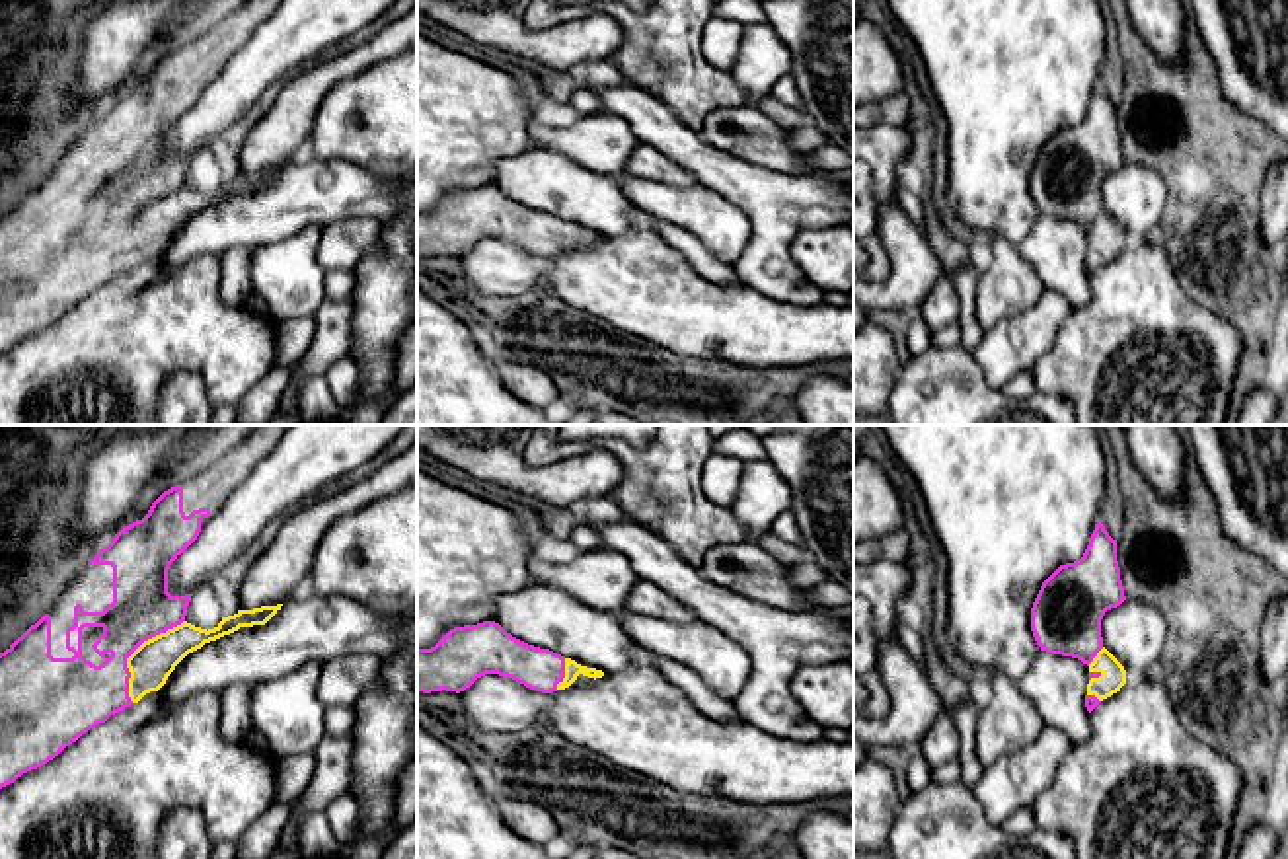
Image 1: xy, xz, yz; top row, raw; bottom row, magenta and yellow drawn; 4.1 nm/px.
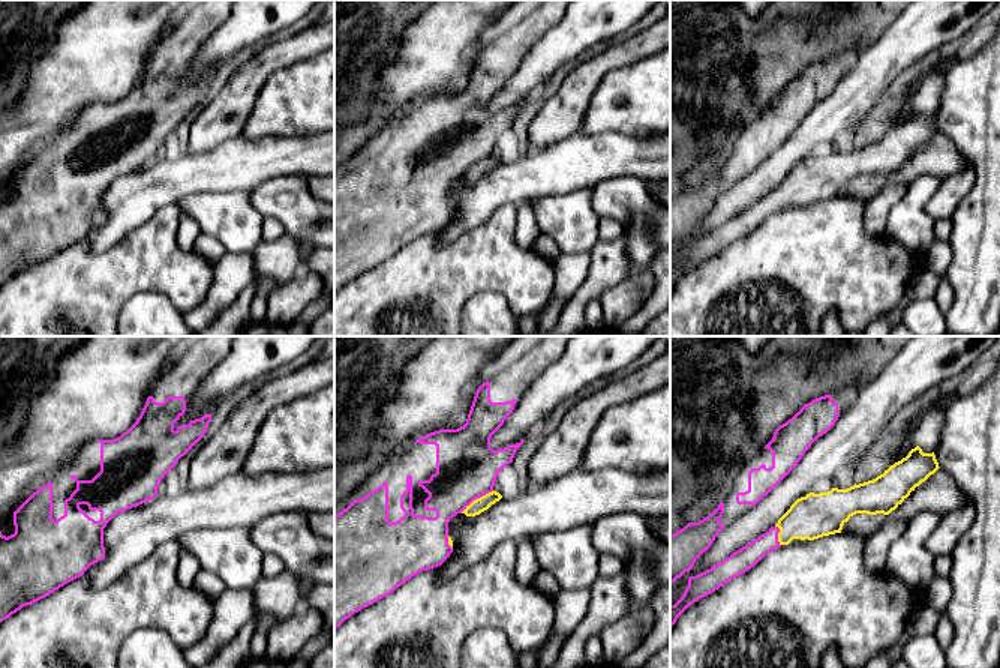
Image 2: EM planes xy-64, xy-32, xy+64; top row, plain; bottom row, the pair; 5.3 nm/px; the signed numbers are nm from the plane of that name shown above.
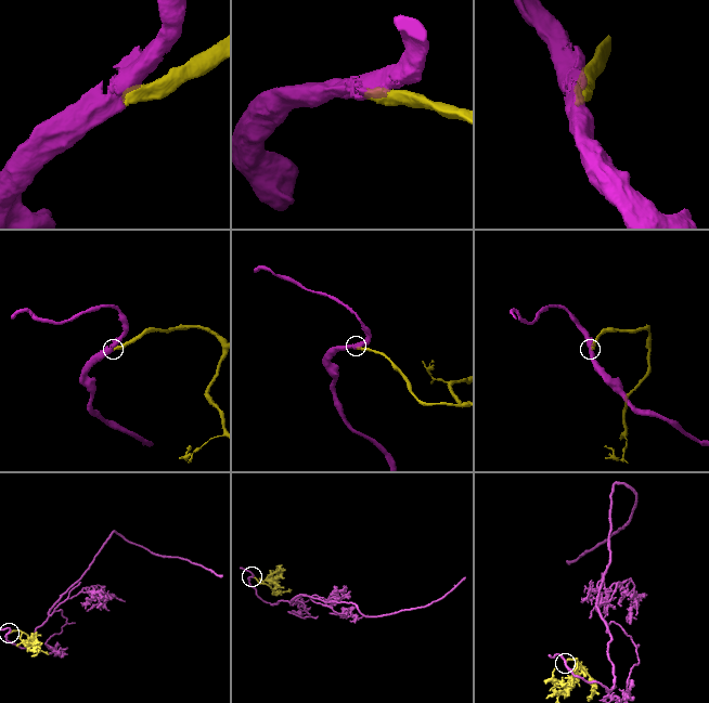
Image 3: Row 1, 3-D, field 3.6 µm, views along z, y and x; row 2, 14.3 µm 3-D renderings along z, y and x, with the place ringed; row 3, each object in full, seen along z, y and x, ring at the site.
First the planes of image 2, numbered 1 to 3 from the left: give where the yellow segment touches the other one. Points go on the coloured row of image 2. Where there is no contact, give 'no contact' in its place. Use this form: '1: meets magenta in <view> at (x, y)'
1: no contact
2: meets magenta in xy-32 at (476, 499)
3: meets magenta in xy+64 at (777, 536)

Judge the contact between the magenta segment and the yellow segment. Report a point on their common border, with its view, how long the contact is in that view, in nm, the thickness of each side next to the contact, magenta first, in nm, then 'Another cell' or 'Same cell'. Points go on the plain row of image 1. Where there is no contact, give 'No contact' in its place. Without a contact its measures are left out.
Touches magenta at xy (133, 215). Shared border 400 nm. Thickness 260 nm (magenta) against 170 nm. Same cell

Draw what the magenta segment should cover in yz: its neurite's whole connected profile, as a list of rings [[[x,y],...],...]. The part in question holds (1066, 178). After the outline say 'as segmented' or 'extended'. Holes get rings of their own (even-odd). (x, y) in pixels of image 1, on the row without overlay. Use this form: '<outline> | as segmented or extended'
[[[1097,86],[1083,121],[1060,129],[1042,146],[1031,171],[1031,195],[1041,214],[1089,230],[1089,277],[1126,247],[1124,230],[1103,210],[1101,201],[1105,175],[1124,164],[1117,103]]] | extended

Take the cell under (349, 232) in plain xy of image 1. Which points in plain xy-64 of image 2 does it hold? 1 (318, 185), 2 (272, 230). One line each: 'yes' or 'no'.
1: no
2: no

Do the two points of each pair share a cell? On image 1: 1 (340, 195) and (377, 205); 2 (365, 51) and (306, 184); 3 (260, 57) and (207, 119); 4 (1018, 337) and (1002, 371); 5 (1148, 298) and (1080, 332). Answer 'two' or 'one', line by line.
1: one
2: two
3: one
4: one
5: one

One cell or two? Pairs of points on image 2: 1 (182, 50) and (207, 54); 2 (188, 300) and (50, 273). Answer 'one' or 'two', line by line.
1: two
2: one

